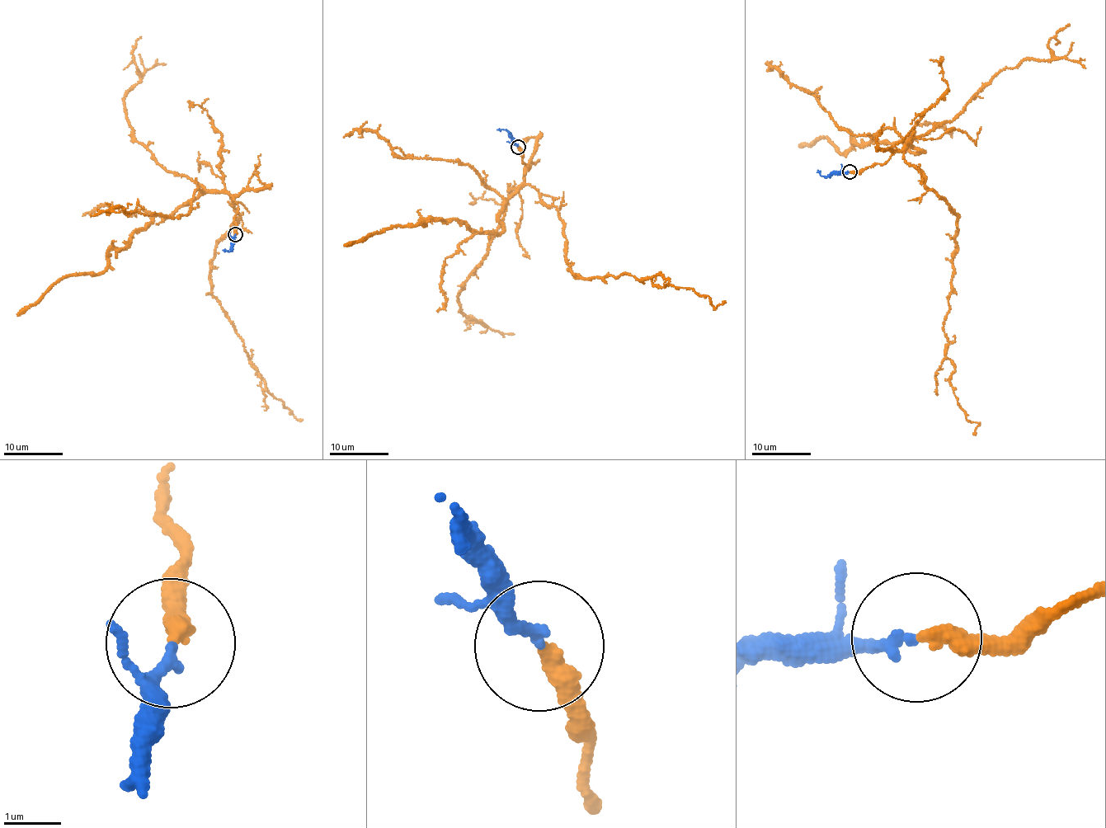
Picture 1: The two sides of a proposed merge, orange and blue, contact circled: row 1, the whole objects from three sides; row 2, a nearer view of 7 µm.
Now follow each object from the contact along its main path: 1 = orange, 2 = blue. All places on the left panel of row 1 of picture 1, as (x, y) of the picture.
1: (234, 235), (237, 209), (231, 194), (240, 216), (217, 243), (211, 294), (233, 325), (266, 390), (303, 420)
2: (234, 235), (232, 249), (229, 251), (223, 250)

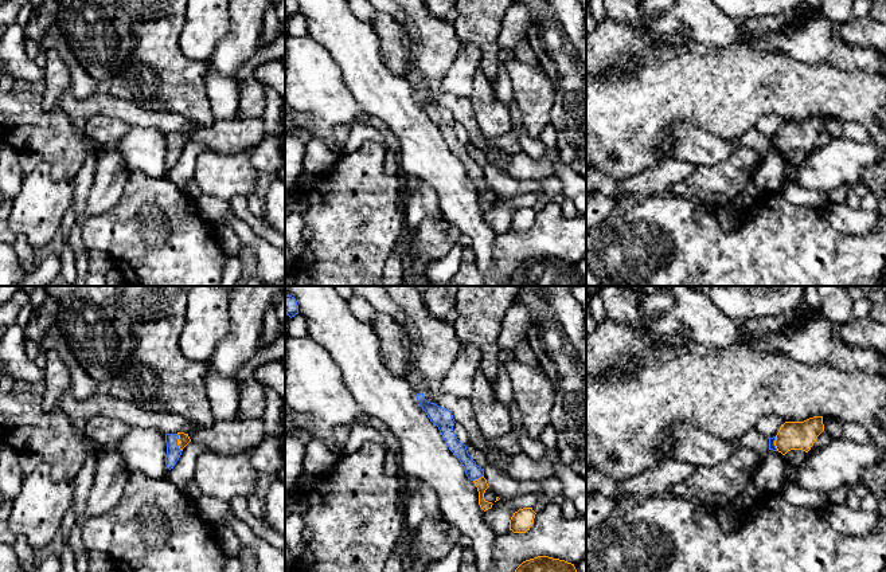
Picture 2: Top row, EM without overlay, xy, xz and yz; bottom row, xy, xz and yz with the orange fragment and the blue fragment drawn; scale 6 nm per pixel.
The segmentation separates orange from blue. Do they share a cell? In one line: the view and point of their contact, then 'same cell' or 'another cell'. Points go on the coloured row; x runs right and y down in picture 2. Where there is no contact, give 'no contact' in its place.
meets orange in xy at (178, 442); same cell

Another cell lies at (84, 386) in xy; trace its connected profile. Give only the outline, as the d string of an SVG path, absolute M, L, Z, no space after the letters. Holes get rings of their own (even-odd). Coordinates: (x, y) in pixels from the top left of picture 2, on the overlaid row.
M54 329L50 332L44 341L43 346L48 349L54 349L65 365L69 368L71 377L71 388L70 392L81 400L86 400L93 396L95 392L102 391L104 388L78 364L75 357L73 356L67 342L61 336L61 333Z

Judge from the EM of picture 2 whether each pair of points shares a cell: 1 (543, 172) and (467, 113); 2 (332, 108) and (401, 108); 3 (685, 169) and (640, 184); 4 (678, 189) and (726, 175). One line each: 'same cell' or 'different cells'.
1: different cells
2: different cells
3: same cell
4: same cell

